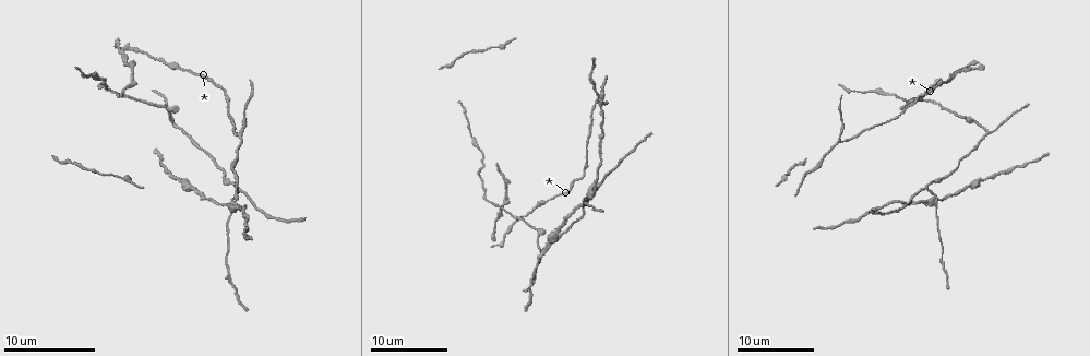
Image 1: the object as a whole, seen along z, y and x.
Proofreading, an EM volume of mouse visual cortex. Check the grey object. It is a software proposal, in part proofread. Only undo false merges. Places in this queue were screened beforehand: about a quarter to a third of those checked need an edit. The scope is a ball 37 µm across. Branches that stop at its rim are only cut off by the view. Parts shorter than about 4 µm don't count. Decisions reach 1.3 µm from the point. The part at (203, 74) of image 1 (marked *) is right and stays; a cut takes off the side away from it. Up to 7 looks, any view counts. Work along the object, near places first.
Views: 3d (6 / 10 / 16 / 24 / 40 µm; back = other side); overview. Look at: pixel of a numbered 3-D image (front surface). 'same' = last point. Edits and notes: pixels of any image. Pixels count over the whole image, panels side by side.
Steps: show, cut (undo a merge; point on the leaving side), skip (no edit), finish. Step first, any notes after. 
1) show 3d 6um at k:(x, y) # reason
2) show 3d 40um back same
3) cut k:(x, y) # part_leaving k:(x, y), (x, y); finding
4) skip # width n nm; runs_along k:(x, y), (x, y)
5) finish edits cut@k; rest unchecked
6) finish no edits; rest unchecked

show 3d 10um at 1:(478, 150) # calibre changes

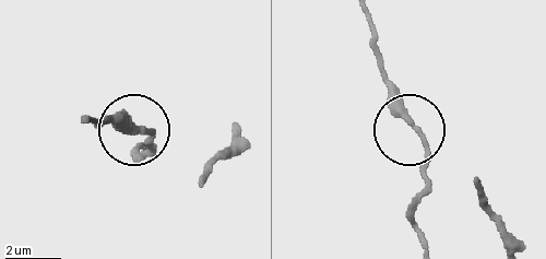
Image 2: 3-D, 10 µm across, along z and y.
skip # one neuron here

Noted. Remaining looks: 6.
show 3d 10um at 1:(172, 124) # a fork

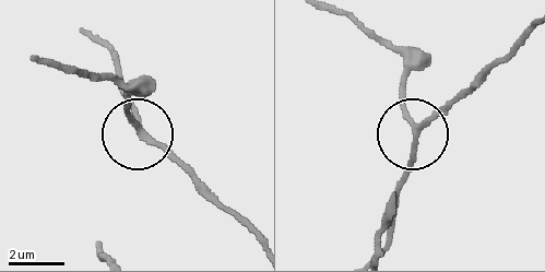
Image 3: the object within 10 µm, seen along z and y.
show 3d 10um back at 3:(418, 130)

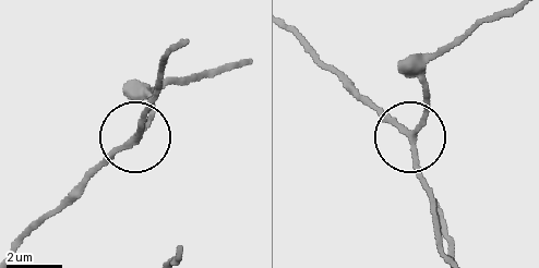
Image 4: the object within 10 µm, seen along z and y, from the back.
skip # arms 3; runs_along 4:(486, 19), (457, 35), (422, 77), (410, 141), (429, 202); one neuron here

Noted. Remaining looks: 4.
show 3d 16um at 1:(937, 198) # three arms meet

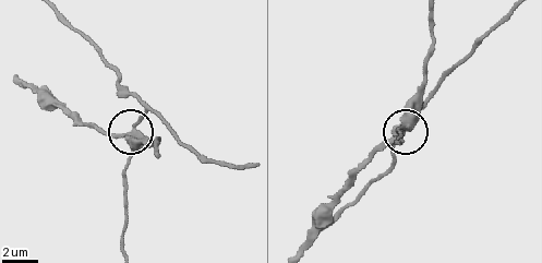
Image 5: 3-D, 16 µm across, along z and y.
cut 5:(141, 143) # a second neuron is stuck on

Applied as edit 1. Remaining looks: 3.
finish edits cut@5; rest unchecked

